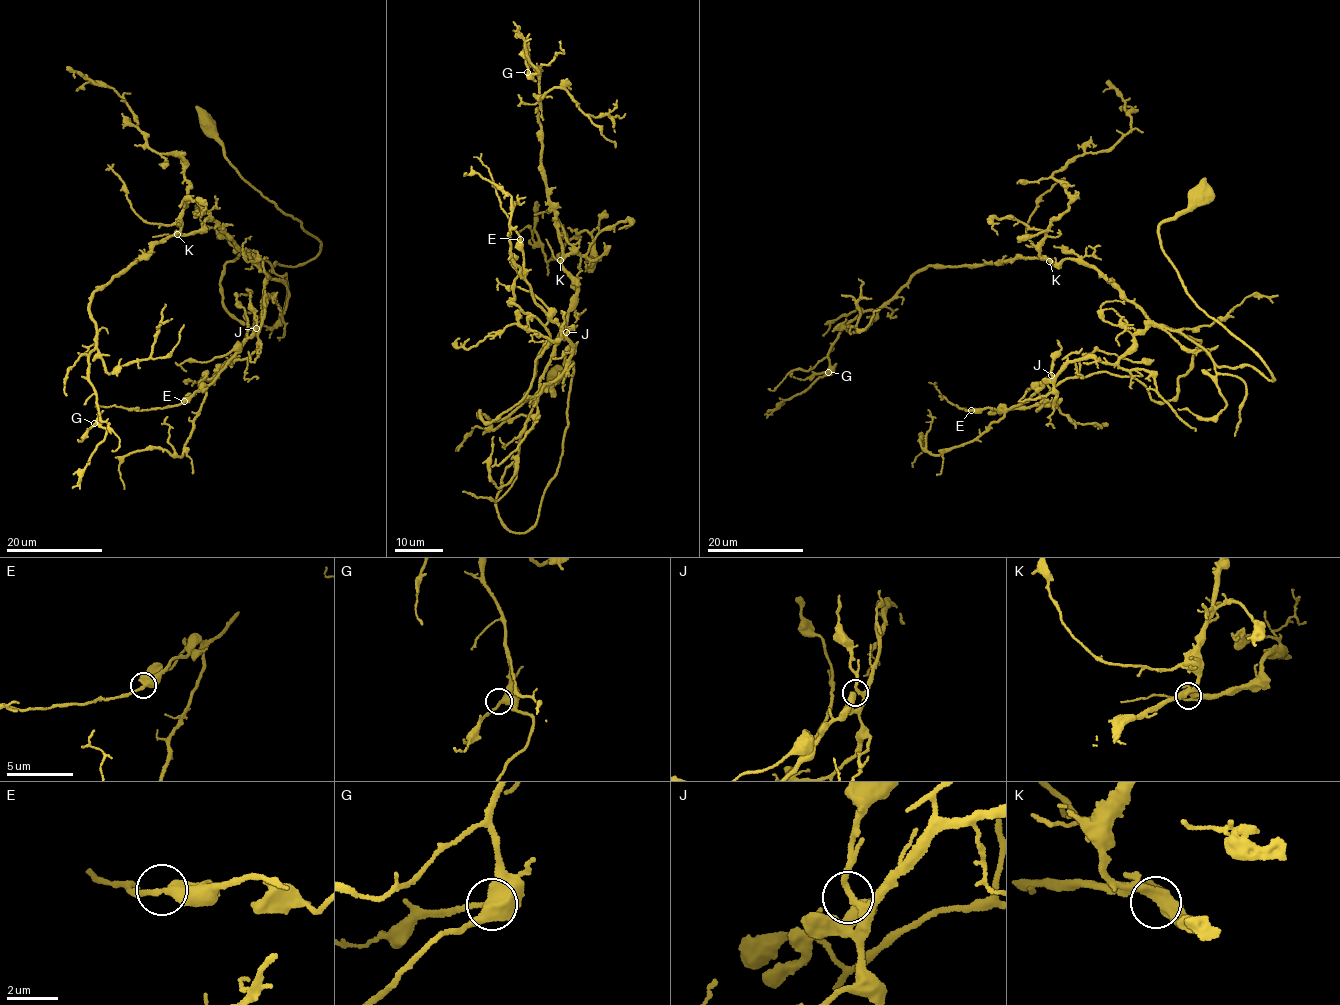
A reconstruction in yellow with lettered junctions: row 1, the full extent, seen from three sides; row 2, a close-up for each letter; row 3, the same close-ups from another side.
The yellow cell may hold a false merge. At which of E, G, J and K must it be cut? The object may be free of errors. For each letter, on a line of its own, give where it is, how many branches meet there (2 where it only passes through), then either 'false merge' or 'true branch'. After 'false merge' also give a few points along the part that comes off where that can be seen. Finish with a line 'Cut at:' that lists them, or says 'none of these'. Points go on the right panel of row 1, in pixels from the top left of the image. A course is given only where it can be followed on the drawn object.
E: (971, 410) | 2 | true branch
G: (828, 372) | 2 | true branch
J: (1051, 375) | 2 | true branch
K: (1049, 261) | 3 | true branch
Cut at: none of these

